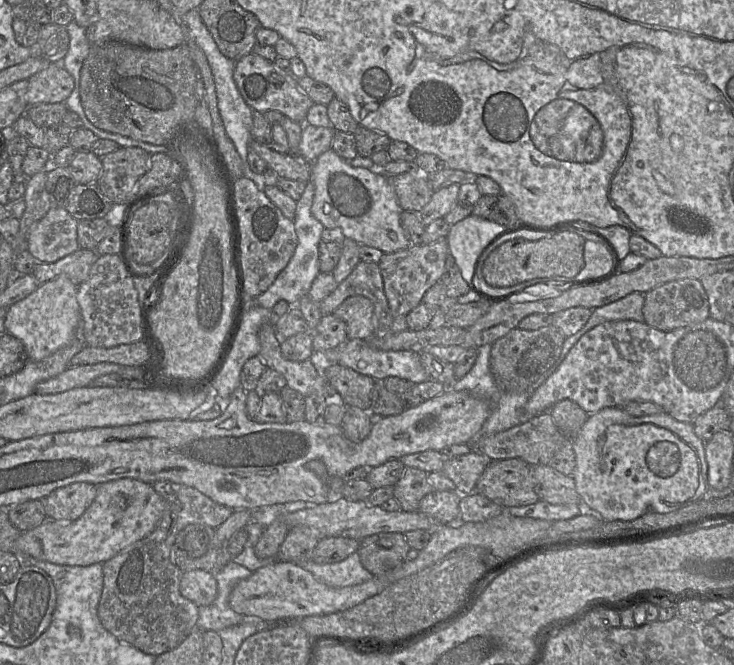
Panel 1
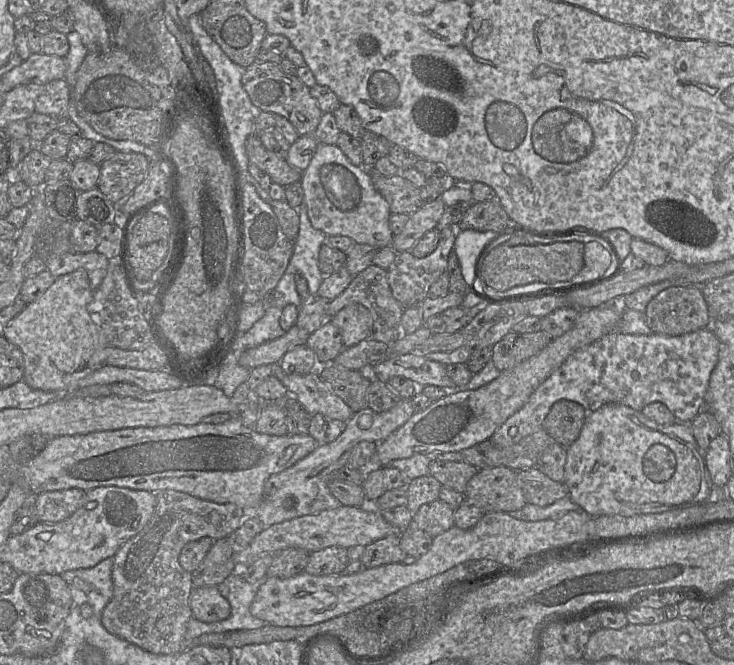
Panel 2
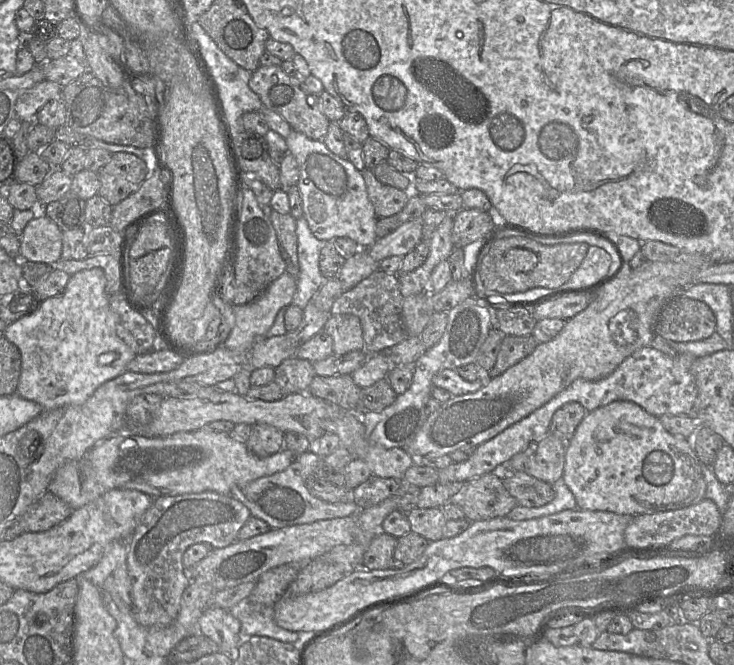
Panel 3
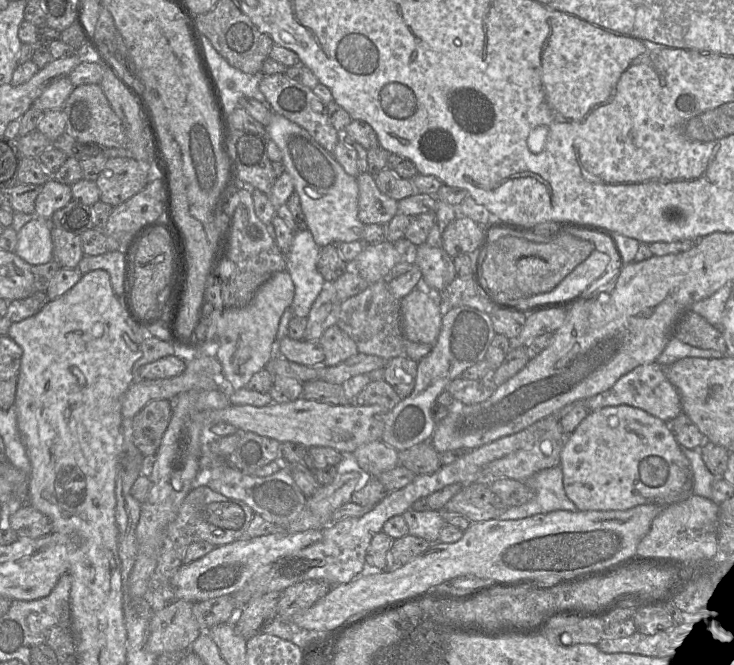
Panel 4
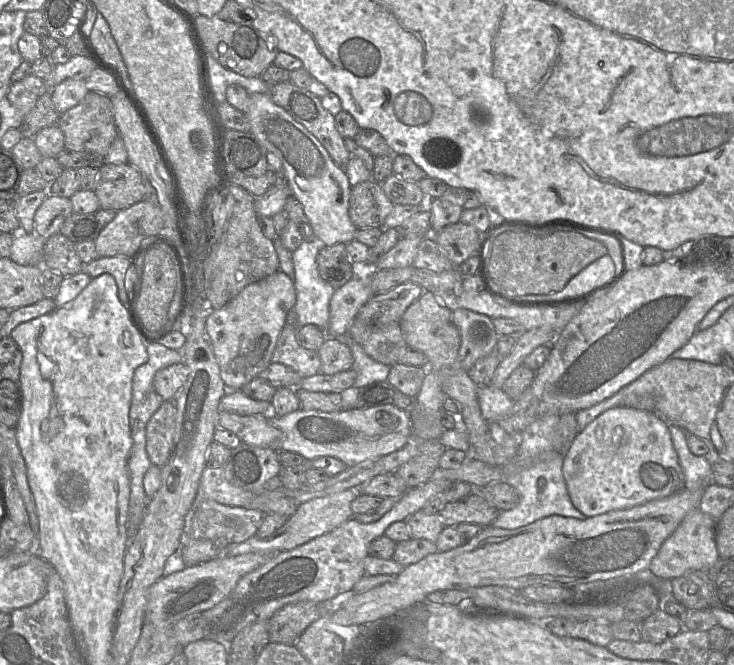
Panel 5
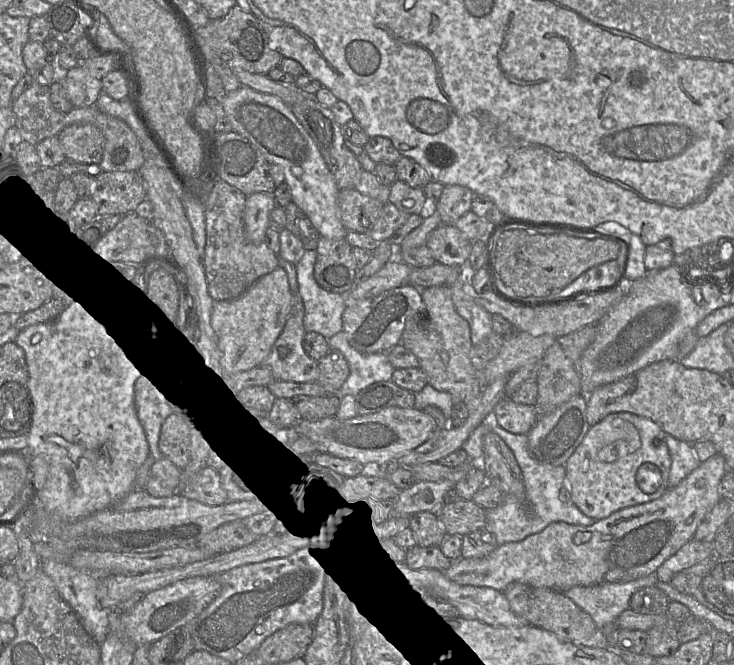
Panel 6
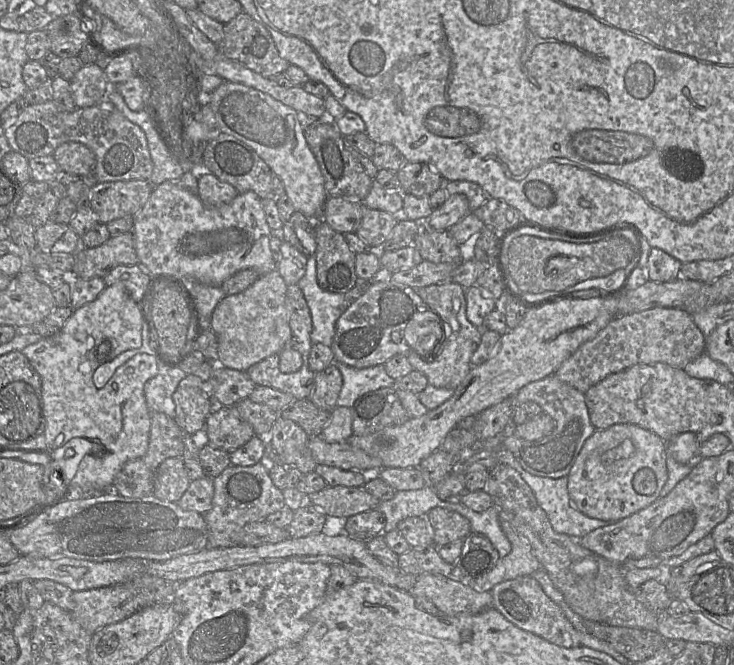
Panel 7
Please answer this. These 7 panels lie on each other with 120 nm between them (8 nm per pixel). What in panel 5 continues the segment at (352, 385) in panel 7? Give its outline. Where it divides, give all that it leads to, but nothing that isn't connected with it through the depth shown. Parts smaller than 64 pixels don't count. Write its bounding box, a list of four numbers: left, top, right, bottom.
[334,333,391,388]

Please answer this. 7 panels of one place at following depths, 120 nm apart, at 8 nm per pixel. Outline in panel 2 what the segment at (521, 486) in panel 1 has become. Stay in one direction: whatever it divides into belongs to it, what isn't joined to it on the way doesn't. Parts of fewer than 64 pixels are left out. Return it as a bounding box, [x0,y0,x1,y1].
[463,466,527,513]

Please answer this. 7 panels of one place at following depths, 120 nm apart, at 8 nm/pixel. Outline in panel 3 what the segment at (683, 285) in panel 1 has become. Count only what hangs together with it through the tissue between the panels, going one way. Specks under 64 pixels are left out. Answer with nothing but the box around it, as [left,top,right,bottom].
[654,296,716,342]

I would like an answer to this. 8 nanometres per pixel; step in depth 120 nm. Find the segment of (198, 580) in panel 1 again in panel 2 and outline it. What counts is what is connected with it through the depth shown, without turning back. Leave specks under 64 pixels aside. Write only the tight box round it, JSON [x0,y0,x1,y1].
[189,586,230,622]

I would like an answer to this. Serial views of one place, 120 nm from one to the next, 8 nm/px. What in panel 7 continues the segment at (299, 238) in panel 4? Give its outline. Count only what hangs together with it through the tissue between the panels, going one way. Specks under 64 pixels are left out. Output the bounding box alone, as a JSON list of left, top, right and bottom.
[298,255,345,348]

